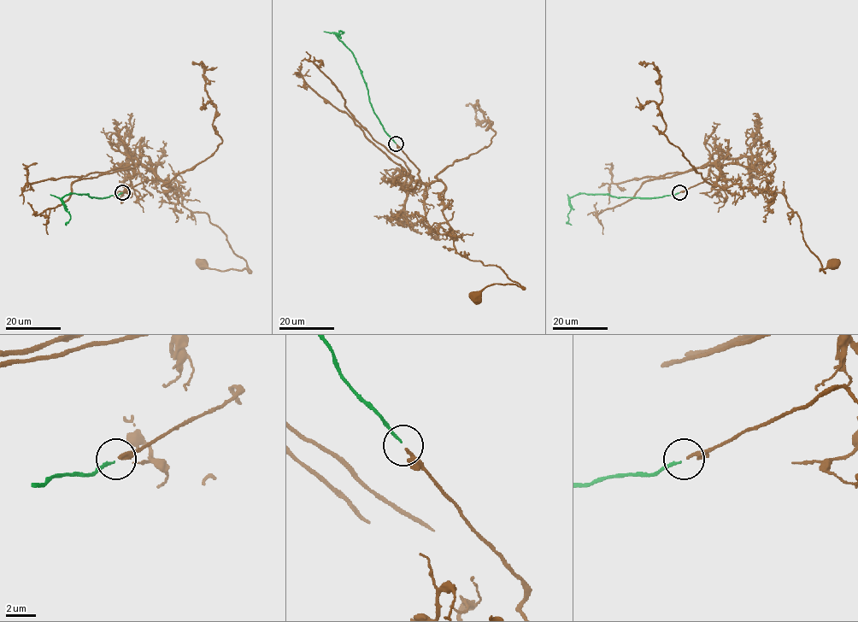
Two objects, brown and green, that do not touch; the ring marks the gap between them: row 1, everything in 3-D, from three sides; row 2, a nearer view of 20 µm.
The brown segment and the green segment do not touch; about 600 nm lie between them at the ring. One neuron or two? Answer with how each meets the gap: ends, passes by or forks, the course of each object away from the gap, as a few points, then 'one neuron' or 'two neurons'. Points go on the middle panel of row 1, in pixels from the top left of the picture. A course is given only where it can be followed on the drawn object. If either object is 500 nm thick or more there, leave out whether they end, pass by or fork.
brown ends | green ends | brown via (396, 143), (426, 185), (444, 184), (443, 217), (455, 251), (500, 266), (521, 286), (493, 284), (476, 297) | green via (396, 143), (374, 112), (353, 52), (335, 34), (343, 32), (340, 31), (339, 35) | one neuron

